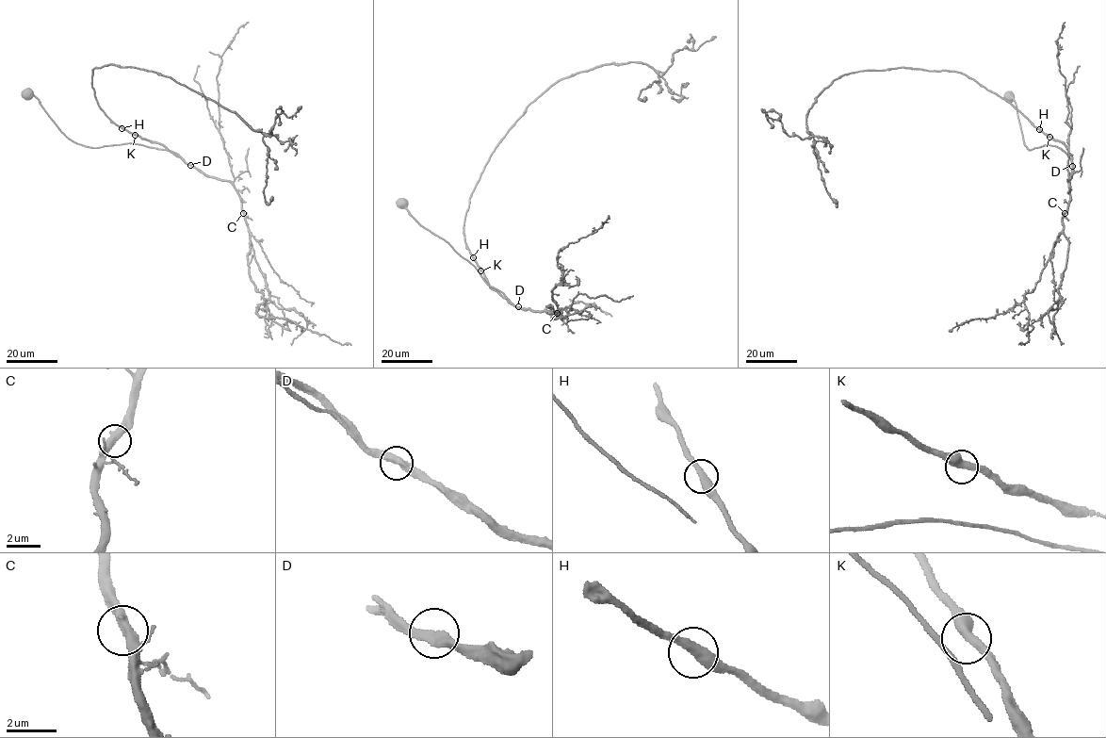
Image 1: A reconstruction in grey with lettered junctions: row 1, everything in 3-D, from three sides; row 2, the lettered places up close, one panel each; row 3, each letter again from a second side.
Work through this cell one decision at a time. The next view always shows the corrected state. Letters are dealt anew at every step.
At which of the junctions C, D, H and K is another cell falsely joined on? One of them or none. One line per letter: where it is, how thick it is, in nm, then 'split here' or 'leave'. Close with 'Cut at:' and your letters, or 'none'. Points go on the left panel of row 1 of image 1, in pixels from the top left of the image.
C: (243, 213) | 400 nm | leave
D: (190, 165) | 420 nm | leave
H: (121, 128) | 400 nm | leave
K: (135, 135) | 440 nm | leave
Cut at: none

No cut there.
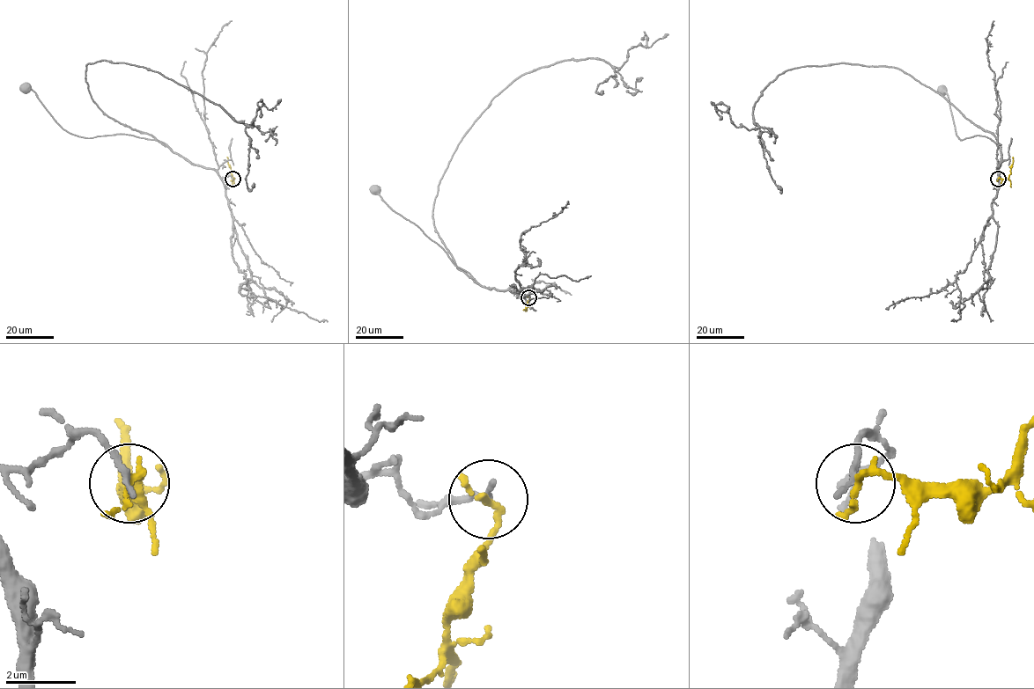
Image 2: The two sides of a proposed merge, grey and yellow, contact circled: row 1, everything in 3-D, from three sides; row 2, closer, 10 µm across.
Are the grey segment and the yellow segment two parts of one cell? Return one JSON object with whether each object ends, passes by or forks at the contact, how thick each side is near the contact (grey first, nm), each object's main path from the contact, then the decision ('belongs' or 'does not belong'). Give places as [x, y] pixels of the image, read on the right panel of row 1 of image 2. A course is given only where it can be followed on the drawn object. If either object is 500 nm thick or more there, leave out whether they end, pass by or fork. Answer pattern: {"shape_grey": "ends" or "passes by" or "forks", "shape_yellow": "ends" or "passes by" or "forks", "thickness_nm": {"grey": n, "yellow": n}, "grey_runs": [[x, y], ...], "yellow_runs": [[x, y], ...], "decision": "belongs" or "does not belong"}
{"shape_grey": "ends", "shape_yellow": "passes by", "thickness_nm": {"grey": 190, "yellow": 160}, "grey_runs": [[998, 179], [1001, 151], [987, 136], [960, 140], [948, 96], [942, 91]], "yellow_runs": [[998, 179], [1008, 178], [1013, 157]], "decision": "belongs"}

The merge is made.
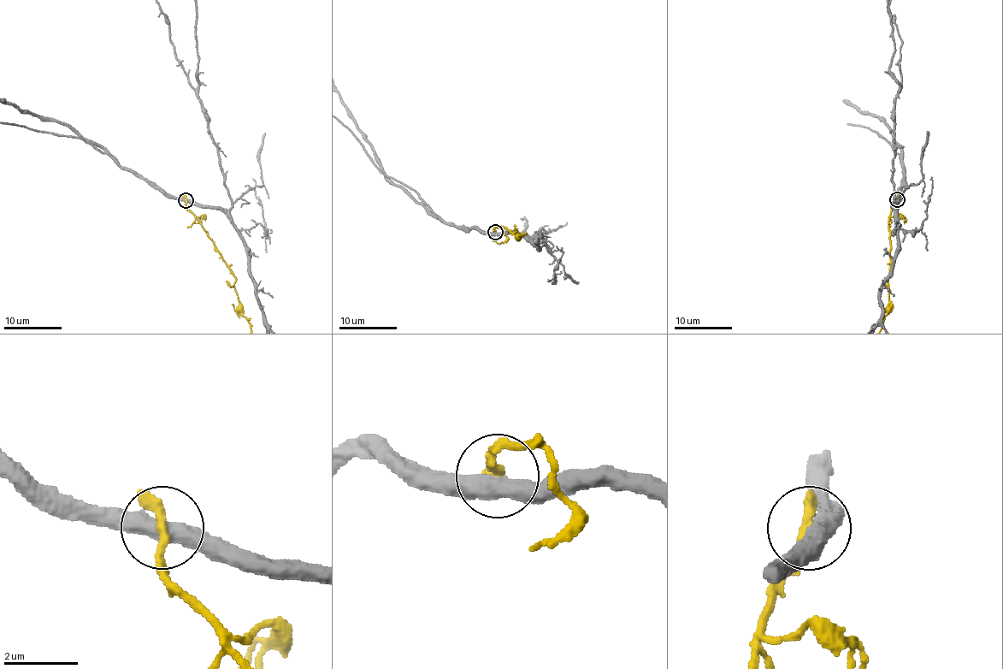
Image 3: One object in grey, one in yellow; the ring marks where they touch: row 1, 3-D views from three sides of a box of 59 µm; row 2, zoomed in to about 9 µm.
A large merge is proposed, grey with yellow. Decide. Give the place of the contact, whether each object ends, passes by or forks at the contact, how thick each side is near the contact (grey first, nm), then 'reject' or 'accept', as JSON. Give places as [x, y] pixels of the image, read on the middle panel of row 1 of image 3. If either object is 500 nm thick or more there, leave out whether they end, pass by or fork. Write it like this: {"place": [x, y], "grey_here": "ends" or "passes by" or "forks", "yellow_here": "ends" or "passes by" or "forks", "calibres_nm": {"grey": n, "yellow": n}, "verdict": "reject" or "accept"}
{"place": [495, 232], "grey_here": "passes by", "yellow_here": "ends", "calibres_nm": {"grey": 480, "yellow": 340}, "verdict": "reject"}

